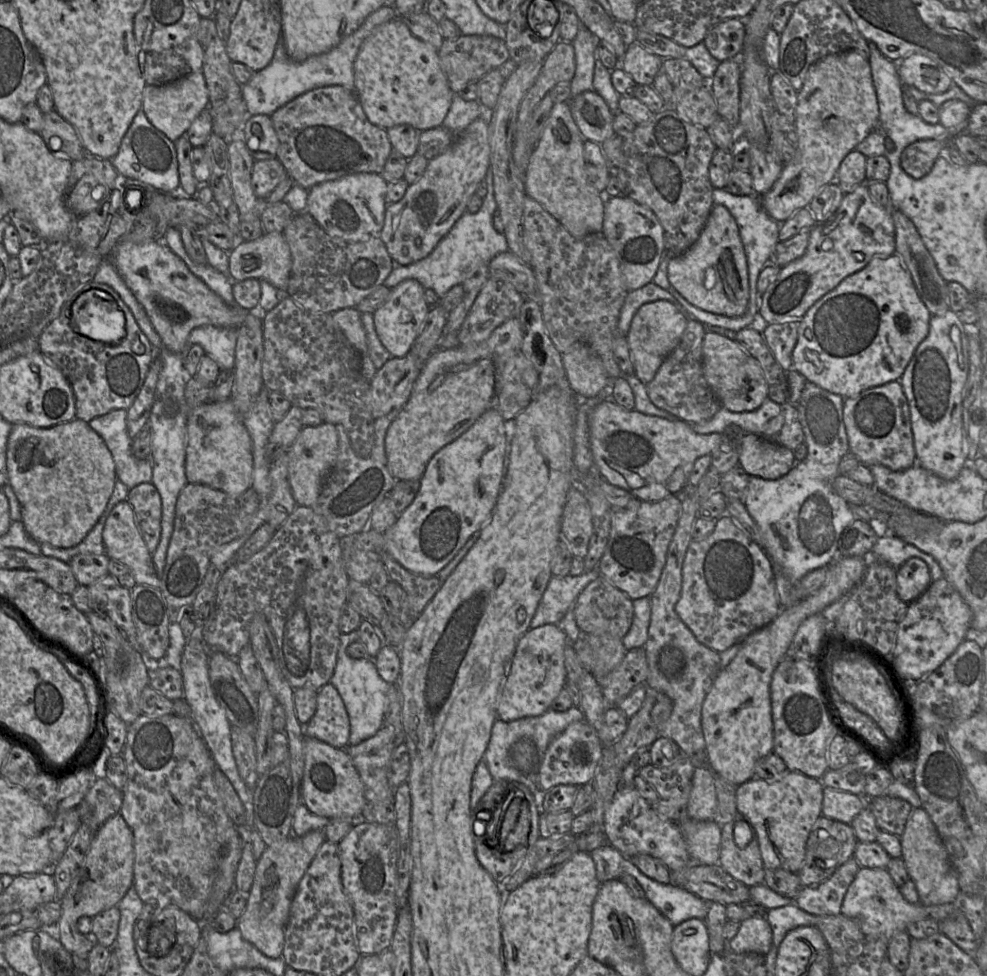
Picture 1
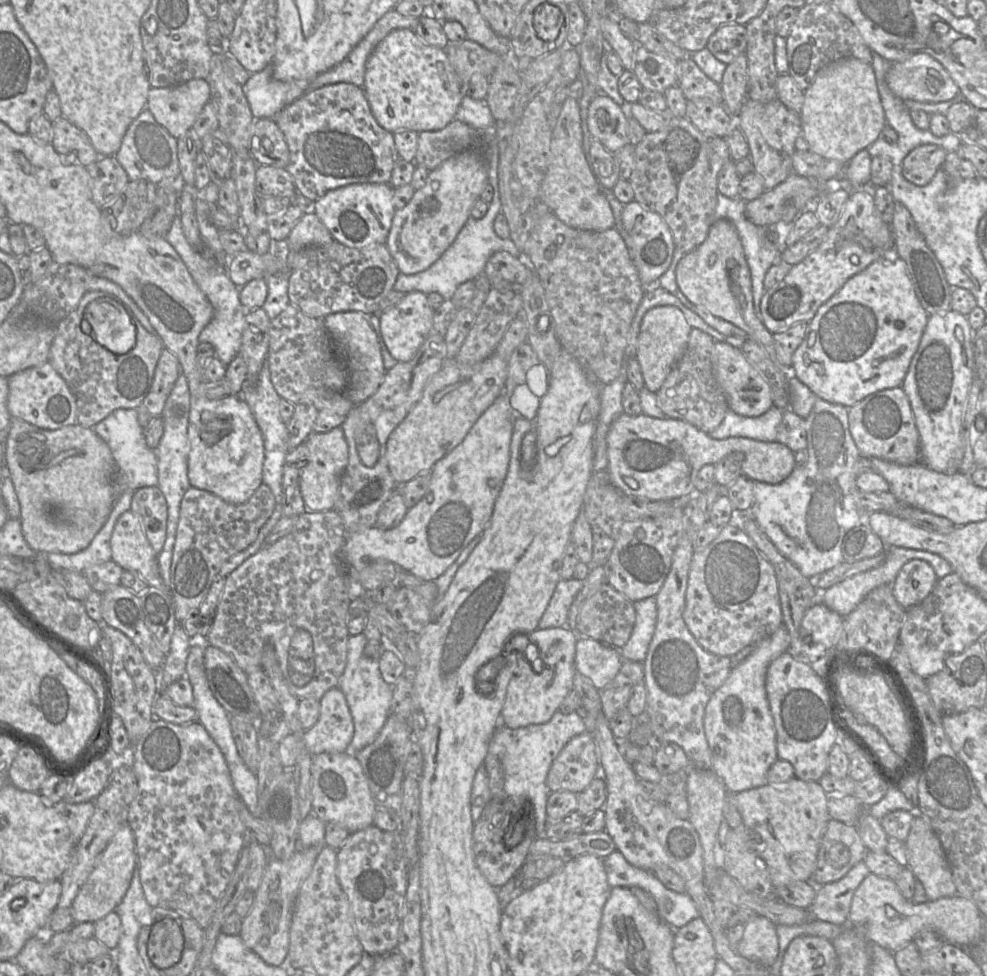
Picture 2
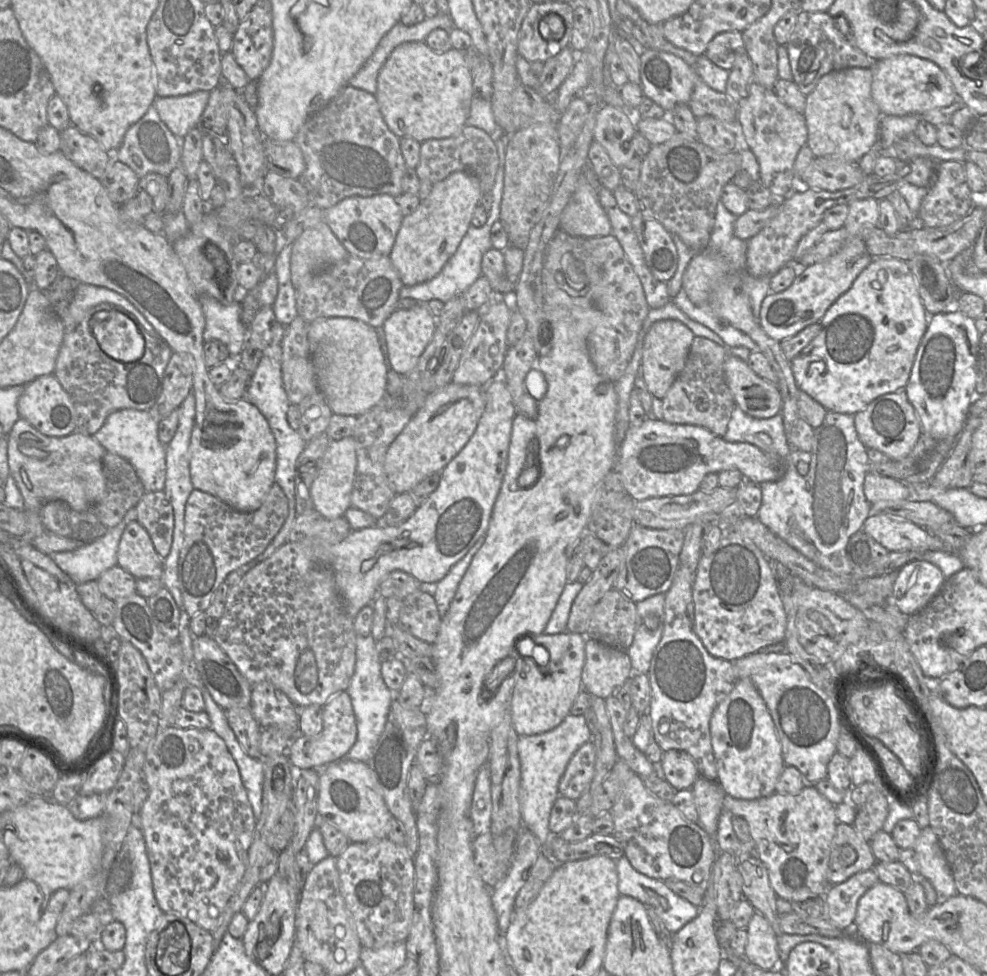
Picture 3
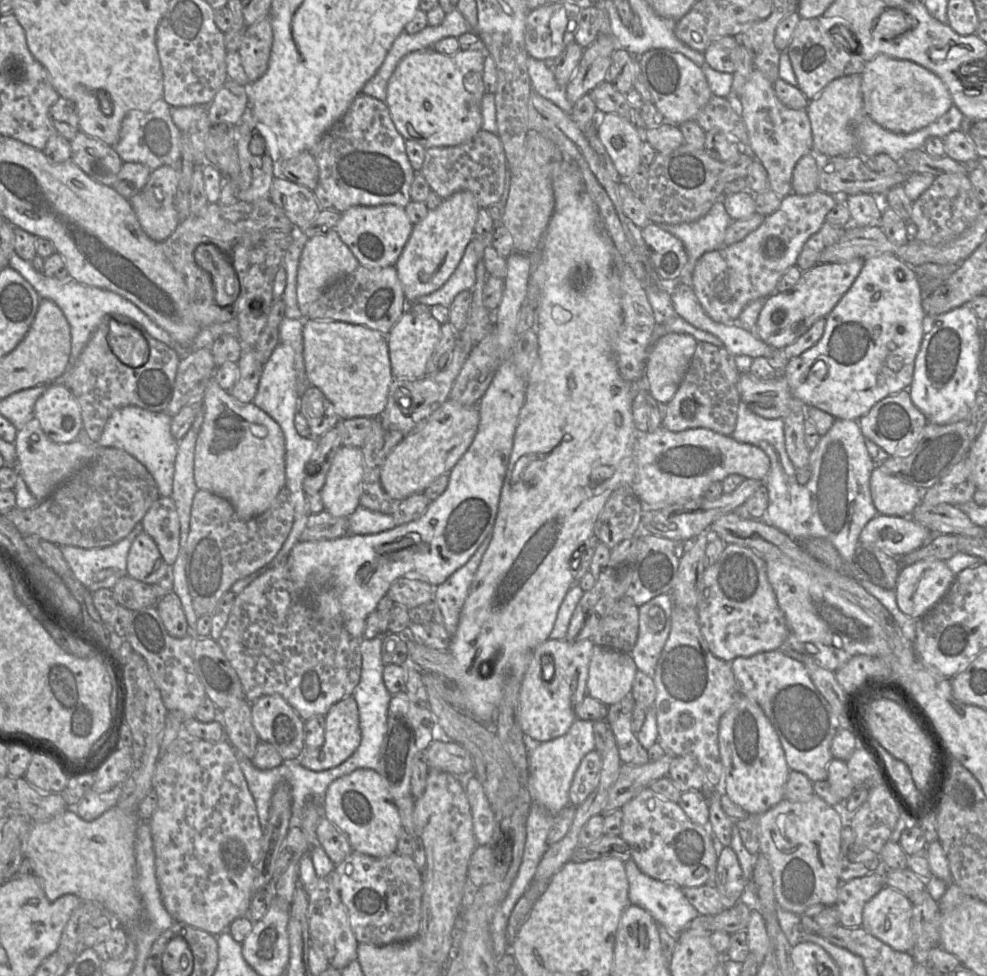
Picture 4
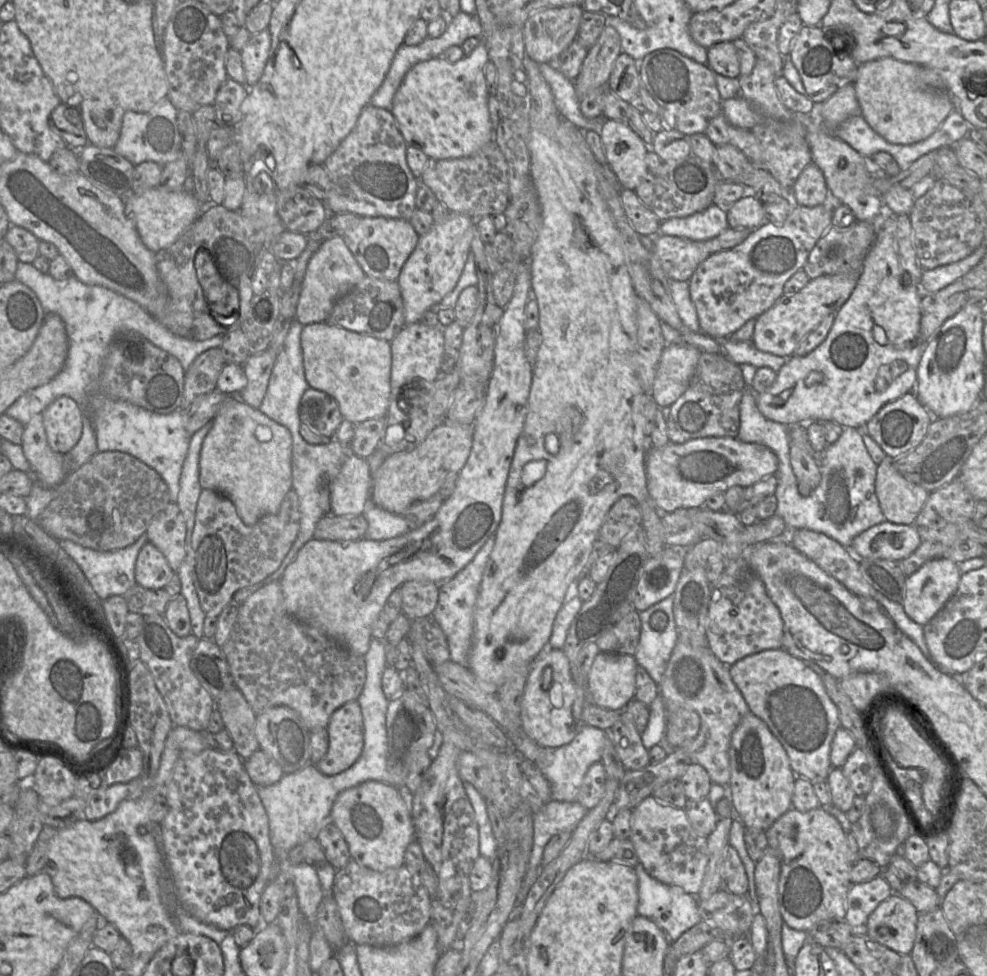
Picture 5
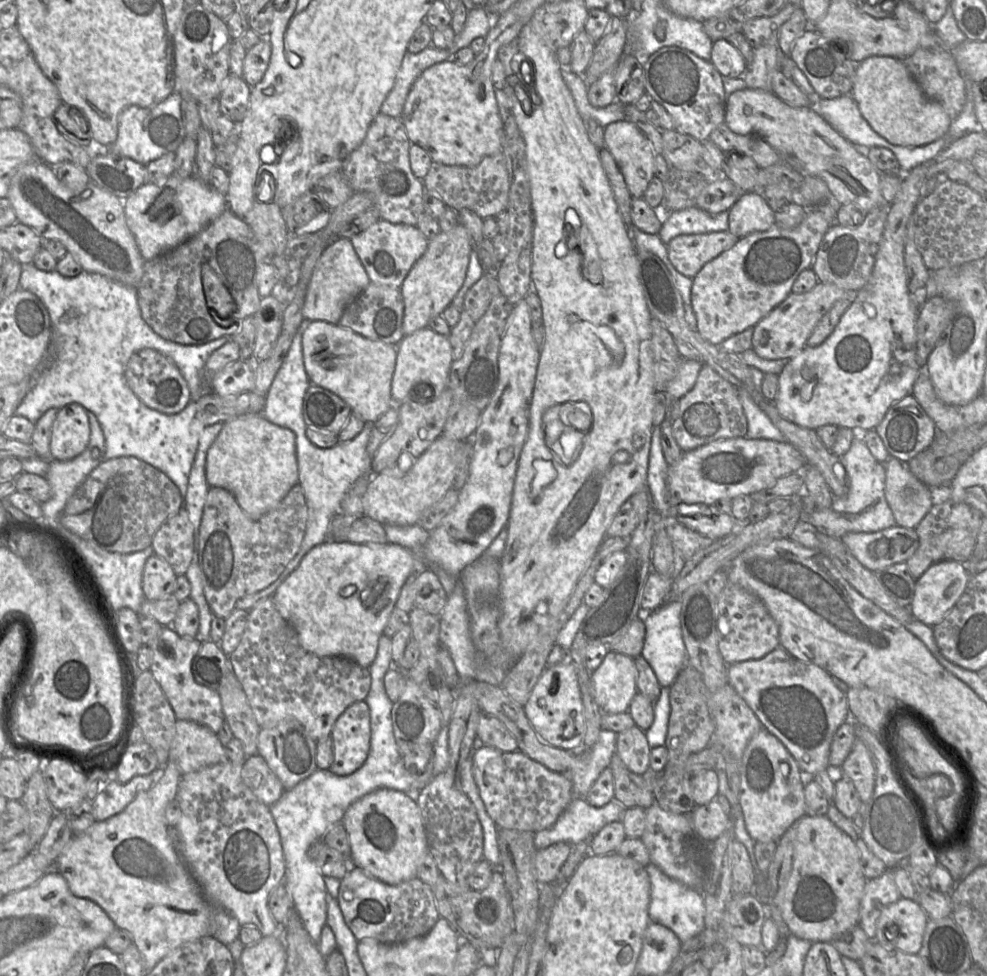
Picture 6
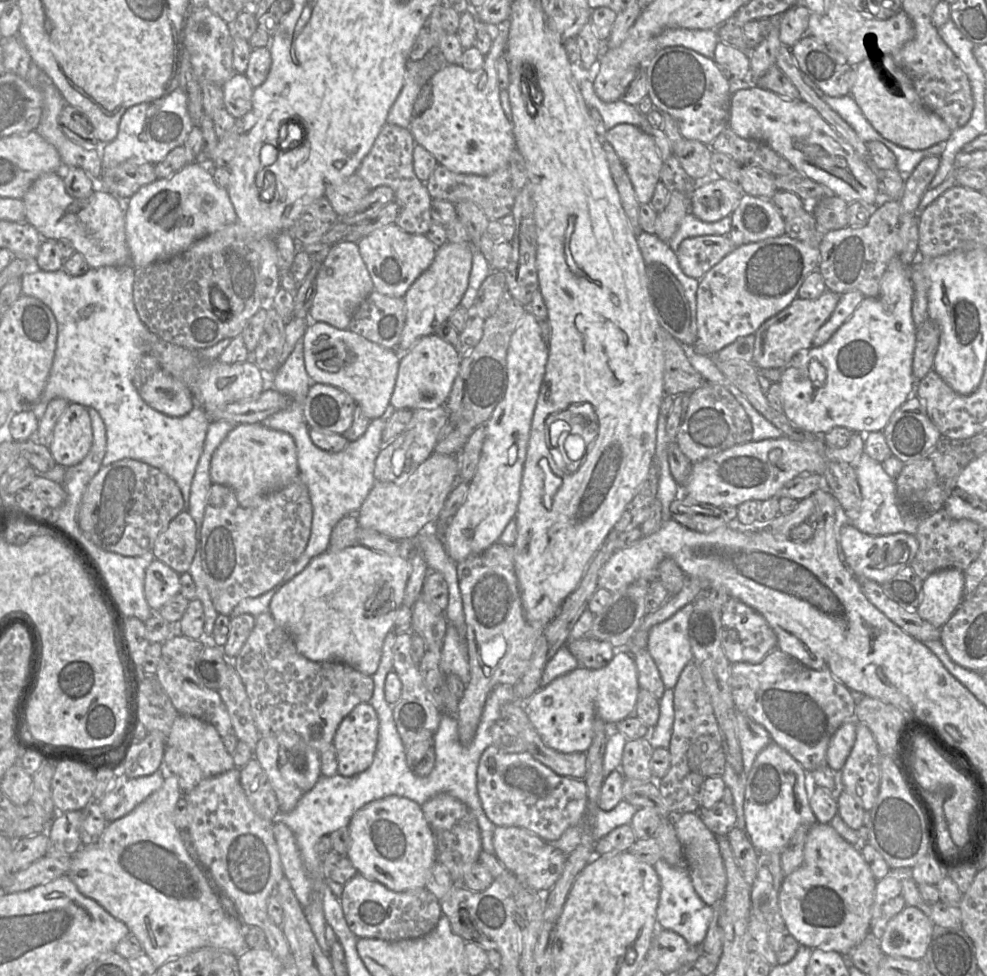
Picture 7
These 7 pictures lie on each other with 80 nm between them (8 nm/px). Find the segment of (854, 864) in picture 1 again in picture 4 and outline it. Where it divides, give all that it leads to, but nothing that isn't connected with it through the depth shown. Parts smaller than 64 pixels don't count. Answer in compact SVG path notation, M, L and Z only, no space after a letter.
M883 871L873 872L841 883L834 904L839 923L847 928L861 927L865 904L885 885Z

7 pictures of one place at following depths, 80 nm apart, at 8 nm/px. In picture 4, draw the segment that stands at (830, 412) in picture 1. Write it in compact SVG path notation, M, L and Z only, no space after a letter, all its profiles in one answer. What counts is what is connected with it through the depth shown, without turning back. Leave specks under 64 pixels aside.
M835 419L831 428L821 436L817 446L811 451L809 460L811 478L805 485L800 485L796 479L795 467L786 450L784 430L781 439L763 440L760 448L771 462L771 469L764 479L769 503L763 520L798 542L811 537L825 538L834 545L843 559L850 563L861 531L878 514L870 492L871 473L877 465L869 455L858 421Z

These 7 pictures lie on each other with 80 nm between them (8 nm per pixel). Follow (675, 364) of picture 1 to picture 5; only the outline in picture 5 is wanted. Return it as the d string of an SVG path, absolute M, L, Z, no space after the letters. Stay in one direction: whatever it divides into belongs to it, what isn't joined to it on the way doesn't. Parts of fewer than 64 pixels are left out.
M701 351L698 363L686 391L669 407L667 434L670 442L682 444L689 440L705 437L732 437L738 435L740 428L740 401L747 389L738 364L724 353Z

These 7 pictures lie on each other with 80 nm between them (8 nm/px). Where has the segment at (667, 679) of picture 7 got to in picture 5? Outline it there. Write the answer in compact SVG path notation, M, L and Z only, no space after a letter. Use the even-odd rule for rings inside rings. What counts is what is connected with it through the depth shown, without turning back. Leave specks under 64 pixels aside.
M668 596L647 610L639 612L641 634L633 657L637 665L643 667L657 684L662 679L678 640L673 606L674 598ZM656 611L663 611L668 617L667 626L663 631L656 631L650 625L650 617Z

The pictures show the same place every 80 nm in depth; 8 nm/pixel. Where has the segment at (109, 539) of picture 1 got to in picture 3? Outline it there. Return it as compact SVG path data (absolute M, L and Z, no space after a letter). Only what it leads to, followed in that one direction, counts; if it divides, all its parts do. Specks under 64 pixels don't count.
M130 521L120 538L118 565L138 578L162 579L164 563L157 553L146 529L137 521Z

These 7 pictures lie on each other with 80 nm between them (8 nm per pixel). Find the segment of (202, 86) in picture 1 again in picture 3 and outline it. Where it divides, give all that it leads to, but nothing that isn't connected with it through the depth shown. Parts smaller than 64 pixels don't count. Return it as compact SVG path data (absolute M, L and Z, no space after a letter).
M198 90L181 96L156 96L153 105L161 120L178 138L196 126L209 99L209 91Z

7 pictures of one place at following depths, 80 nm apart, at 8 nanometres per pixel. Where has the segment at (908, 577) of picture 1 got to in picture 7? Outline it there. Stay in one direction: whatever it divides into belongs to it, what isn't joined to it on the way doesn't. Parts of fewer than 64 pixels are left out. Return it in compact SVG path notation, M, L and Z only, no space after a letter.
M958 569L932 573L923 580L923 599L916 612L923 620L940 629L962 602L964 584L964 573Z

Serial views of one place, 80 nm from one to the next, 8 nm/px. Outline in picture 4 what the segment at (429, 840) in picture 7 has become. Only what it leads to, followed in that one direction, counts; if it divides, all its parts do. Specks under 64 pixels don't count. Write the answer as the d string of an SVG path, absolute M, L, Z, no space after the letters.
M360 768L333 781L325 794L323 816L345 834L354 851L377 858L397 852L403 824L386 782L373 769Z

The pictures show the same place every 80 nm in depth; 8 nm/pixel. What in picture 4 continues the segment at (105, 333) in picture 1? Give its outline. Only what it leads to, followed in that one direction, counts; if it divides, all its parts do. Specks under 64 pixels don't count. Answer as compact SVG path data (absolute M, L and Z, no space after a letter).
M112 317L108 320L107 342L112 353L127 366L138 367L148 358L148 344L140 330Z

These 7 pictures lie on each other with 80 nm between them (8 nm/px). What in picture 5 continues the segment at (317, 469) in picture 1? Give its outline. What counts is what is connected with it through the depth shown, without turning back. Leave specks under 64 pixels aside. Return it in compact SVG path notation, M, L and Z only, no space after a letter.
M349 455L339 473L329 483L330 513L339 517L360 516L370 504L371 475L366 459Z

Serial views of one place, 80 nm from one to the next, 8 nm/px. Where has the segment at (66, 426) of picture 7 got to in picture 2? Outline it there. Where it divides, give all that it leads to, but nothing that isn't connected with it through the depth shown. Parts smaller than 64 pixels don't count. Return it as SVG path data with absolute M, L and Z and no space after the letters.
M49 362L21 370L9 376L7 381L7 408L12 419L21 419L47 430L59 429L77 422L75 397Z

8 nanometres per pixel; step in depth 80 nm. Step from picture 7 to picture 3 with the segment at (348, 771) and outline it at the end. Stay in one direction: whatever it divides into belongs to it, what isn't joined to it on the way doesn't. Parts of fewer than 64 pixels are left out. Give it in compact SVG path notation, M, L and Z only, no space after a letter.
M346 691L333 695L323 705L323 728L316 735L301 734L294 739L289 748L289 761L301 769L322 768L326 764L345 757L357 740L357 723L351 697Z

